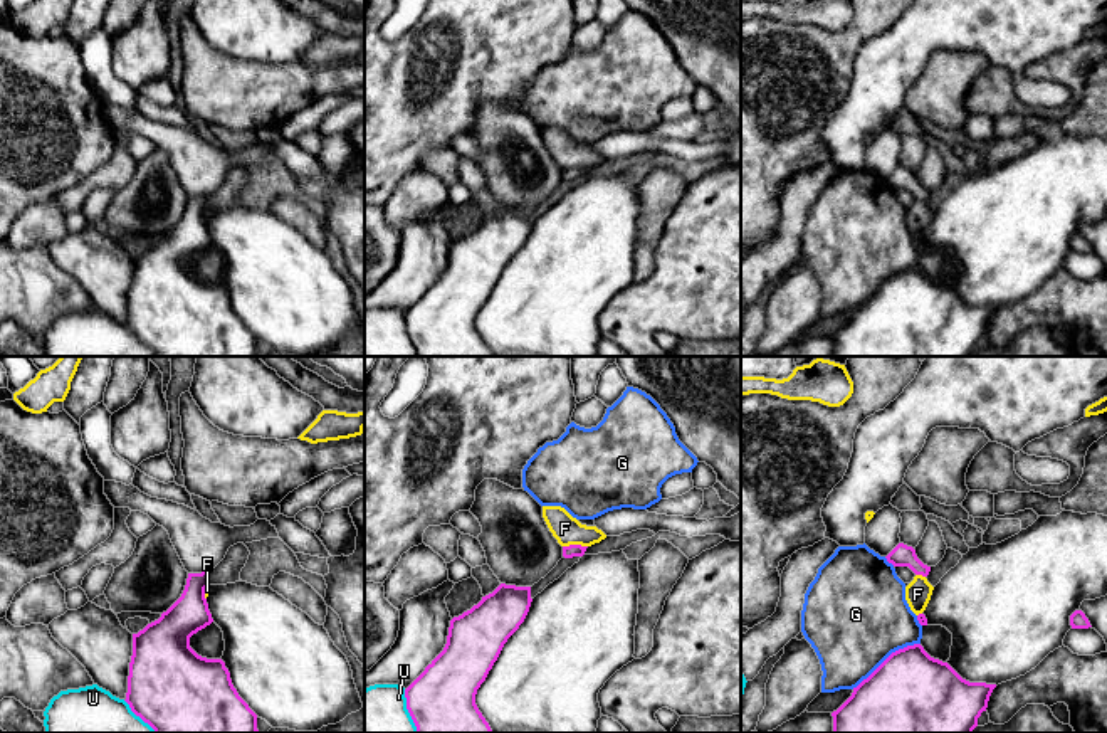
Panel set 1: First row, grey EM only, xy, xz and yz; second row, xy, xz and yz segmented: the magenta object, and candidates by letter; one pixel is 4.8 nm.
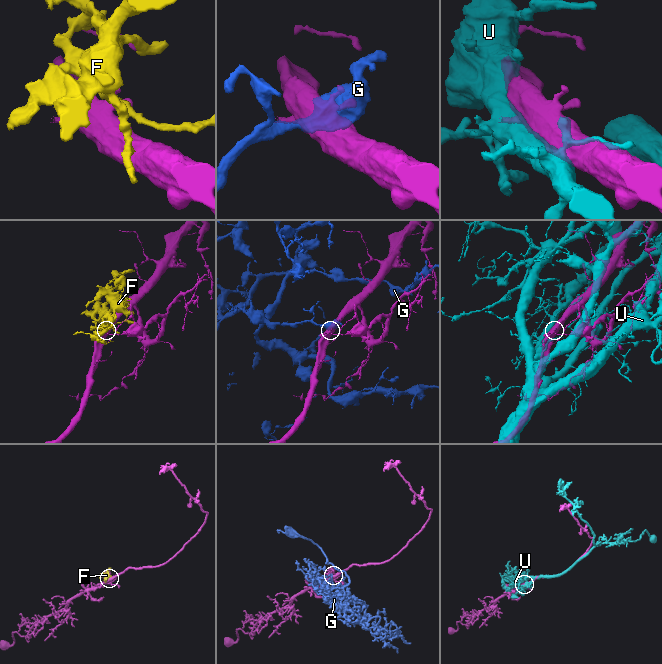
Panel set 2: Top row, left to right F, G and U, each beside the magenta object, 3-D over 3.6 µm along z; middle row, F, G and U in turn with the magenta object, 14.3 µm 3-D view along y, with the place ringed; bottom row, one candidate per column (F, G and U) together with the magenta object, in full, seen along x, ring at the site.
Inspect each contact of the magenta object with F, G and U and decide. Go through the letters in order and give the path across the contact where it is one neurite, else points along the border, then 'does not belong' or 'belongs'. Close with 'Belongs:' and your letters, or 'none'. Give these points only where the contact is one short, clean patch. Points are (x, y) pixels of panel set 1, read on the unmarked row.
F: along xz (587, 168), (563, 170) | does not belong
G: does not belong
U: does not belong
Belongs: none

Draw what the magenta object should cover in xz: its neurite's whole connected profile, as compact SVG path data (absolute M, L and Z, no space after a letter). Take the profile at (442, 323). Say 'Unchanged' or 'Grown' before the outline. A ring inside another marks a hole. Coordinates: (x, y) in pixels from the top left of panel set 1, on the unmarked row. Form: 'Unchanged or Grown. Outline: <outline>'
Unchanged. Outline: M501 207L450 244L443 274L405 313L417 356L492 356L475 318L531 225L531 210Z

